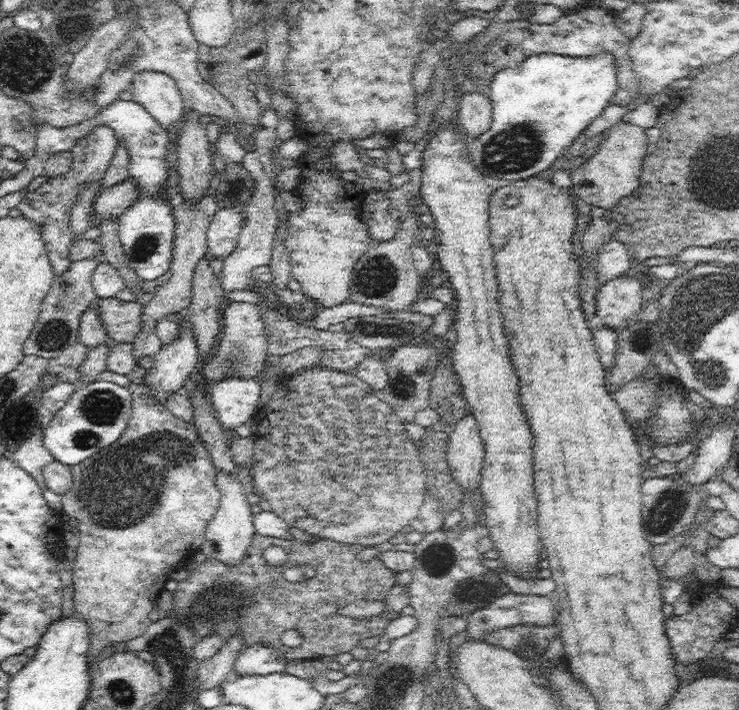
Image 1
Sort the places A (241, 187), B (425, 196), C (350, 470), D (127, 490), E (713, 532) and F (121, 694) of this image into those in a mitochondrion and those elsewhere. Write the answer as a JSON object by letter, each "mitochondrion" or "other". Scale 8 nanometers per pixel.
{"A":"mitochondrion","B":"other","C":"mitochondrion","D":"mitochondrion","E":"other","F":"mitochondrion"}

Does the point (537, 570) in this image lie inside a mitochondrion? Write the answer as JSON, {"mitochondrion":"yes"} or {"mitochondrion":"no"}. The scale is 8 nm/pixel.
{"mitochondrion":"no"}

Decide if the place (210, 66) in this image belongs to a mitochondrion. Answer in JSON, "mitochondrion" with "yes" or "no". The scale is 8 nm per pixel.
{"mitochondrion":"no"}

